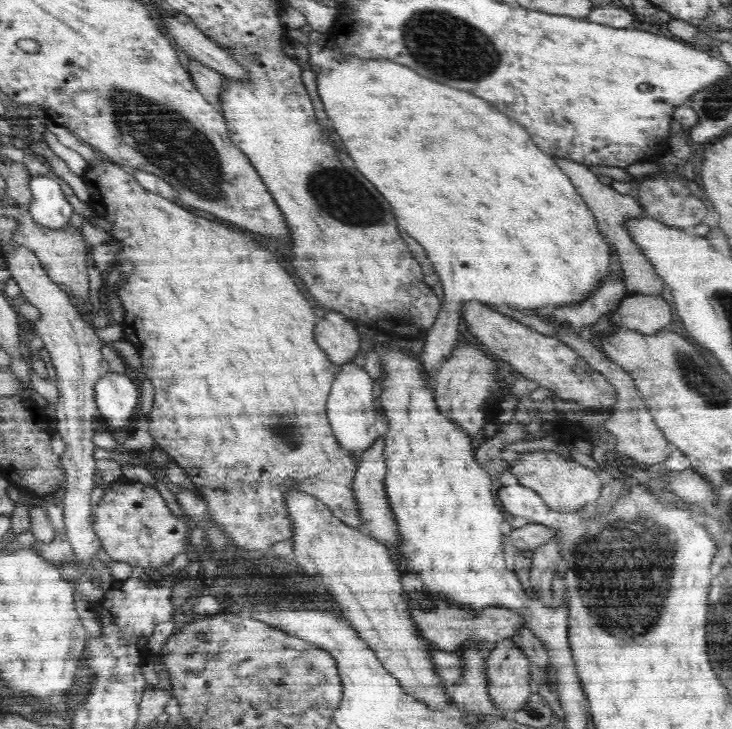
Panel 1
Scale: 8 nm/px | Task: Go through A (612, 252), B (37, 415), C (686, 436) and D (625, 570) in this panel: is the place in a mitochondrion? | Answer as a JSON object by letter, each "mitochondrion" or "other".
{"A":"other","B":"other","C":"other","D":"mitochondrion"}

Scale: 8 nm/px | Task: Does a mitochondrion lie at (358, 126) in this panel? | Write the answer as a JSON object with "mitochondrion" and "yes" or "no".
{"mitochondrion":"no"}

